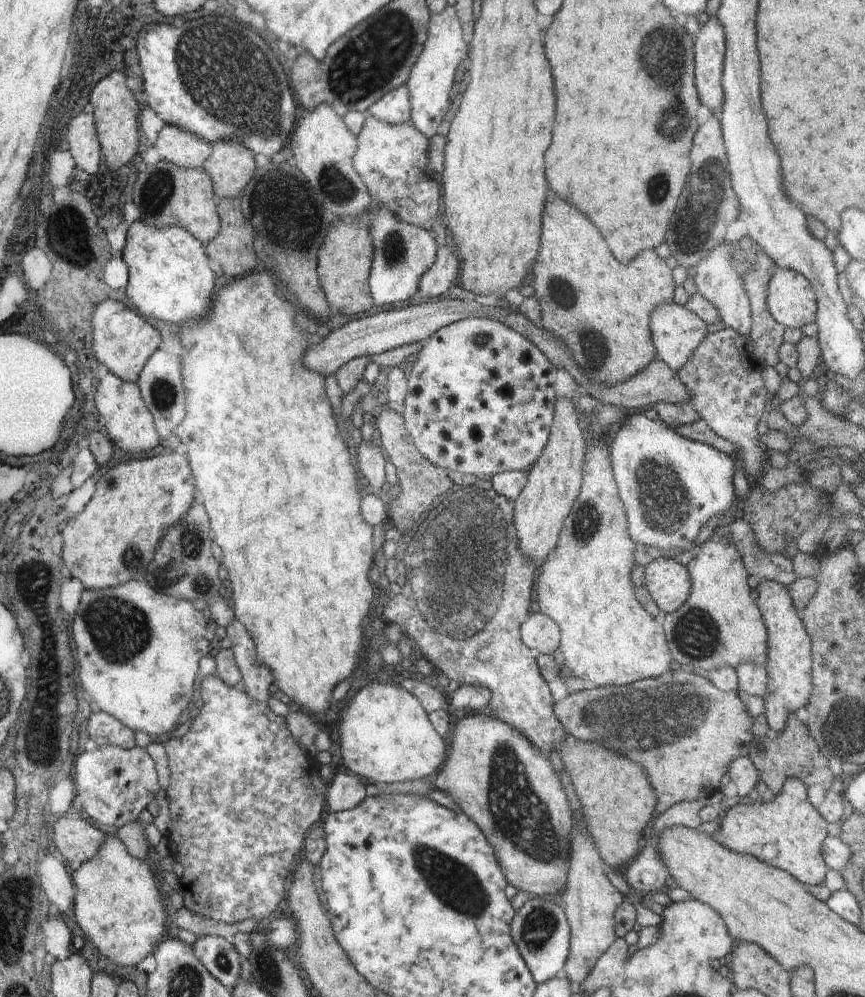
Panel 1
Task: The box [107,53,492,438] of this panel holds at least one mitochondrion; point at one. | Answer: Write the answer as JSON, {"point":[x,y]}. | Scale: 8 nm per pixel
{"point":[335,187]}

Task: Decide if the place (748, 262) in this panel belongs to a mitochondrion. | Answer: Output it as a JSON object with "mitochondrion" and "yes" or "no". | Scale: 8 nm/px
{"mitochondrion":"yes"}

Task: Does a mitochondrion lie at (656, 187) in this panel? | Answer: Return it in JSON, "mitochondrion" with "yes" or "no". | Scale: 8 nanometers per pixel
{"mitochondrion":"yes"}

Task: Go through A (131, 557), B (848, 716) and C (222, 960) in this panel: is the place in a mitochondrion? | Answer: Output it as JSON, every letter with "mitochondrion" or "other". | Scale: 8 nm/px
{"A":"mitochondrion","B":"mitochondrion","C":"mitochondrion"}

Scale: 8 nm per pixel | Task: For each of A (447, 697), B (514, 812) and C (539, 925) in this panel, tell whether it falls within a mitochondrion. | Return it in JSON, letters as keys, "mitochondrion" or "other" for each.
{"A":"other","B":"mitochondrion","C":"mitochondrion"}

